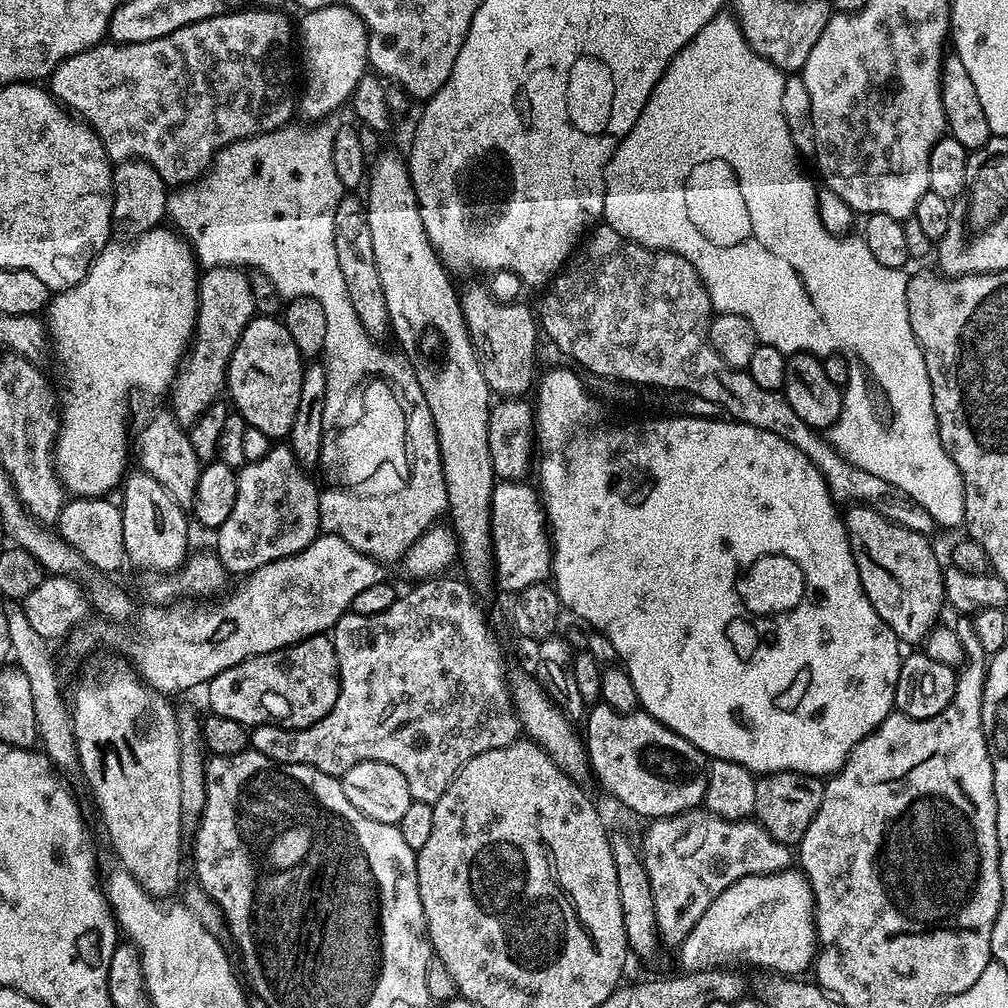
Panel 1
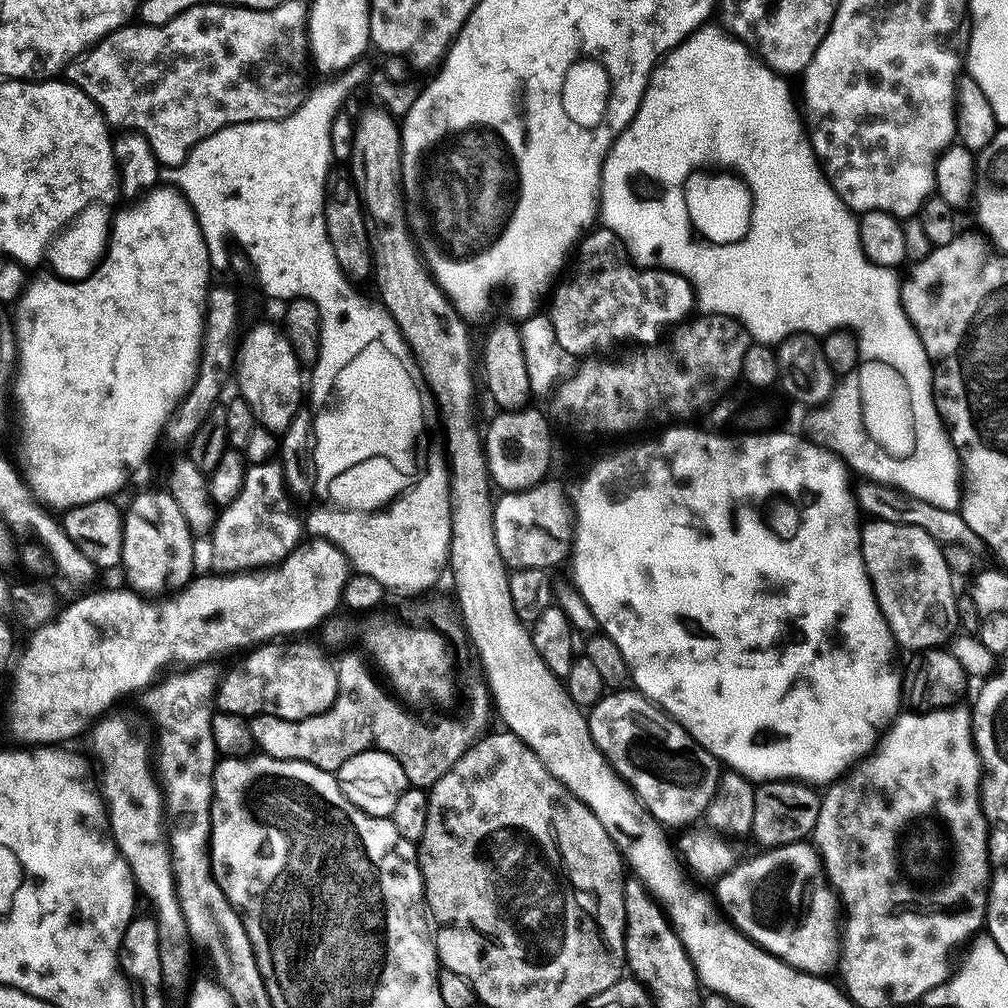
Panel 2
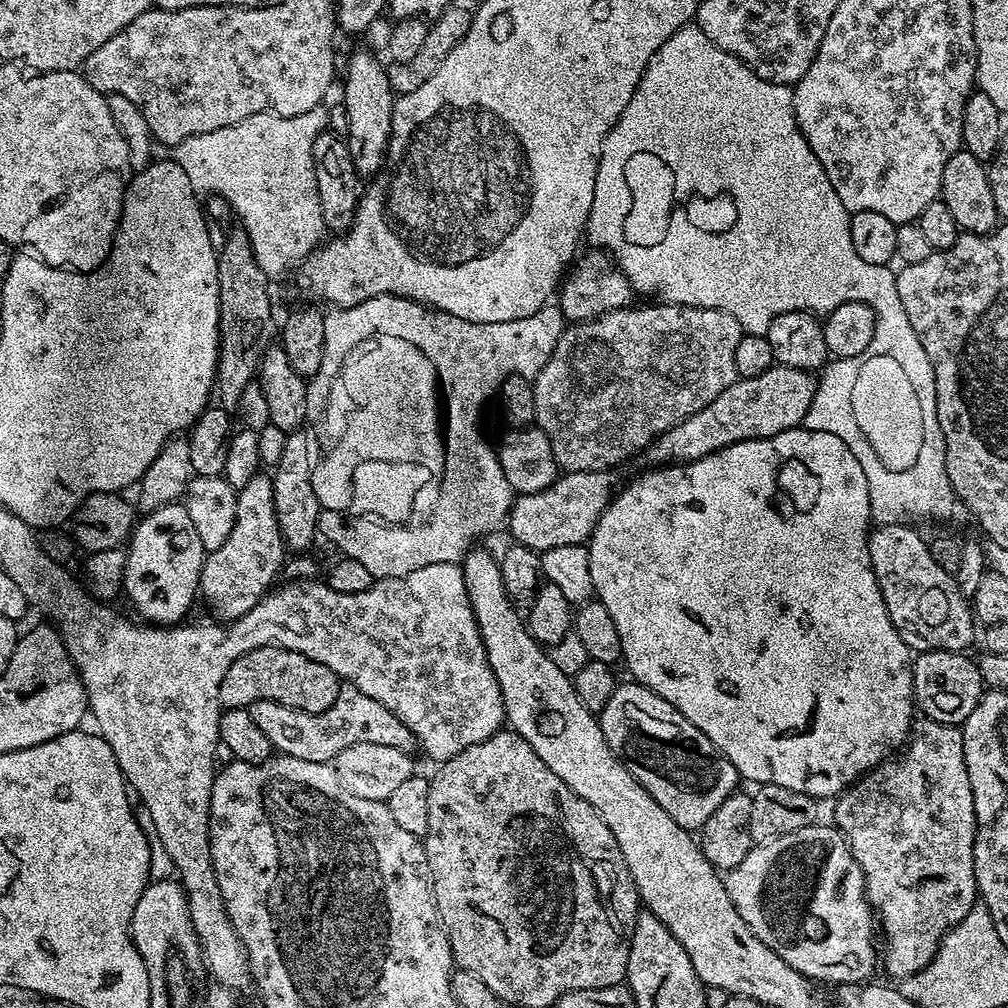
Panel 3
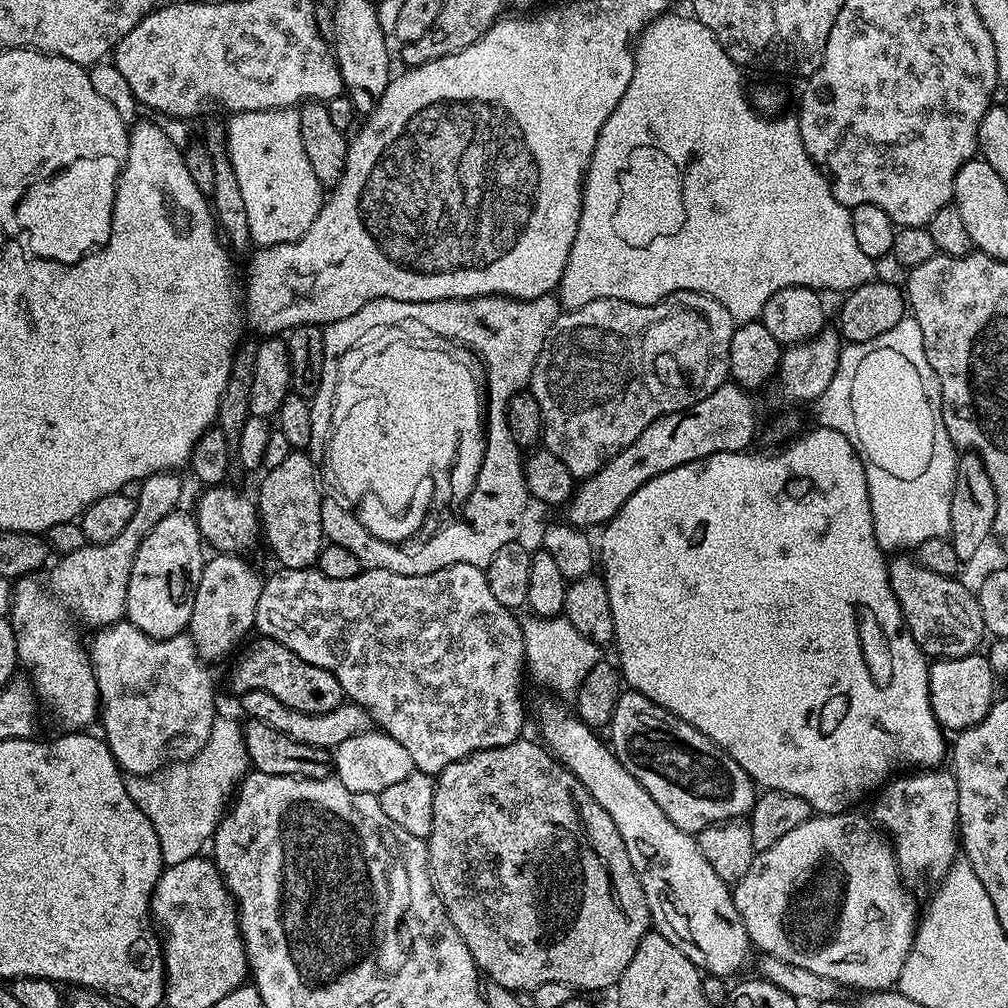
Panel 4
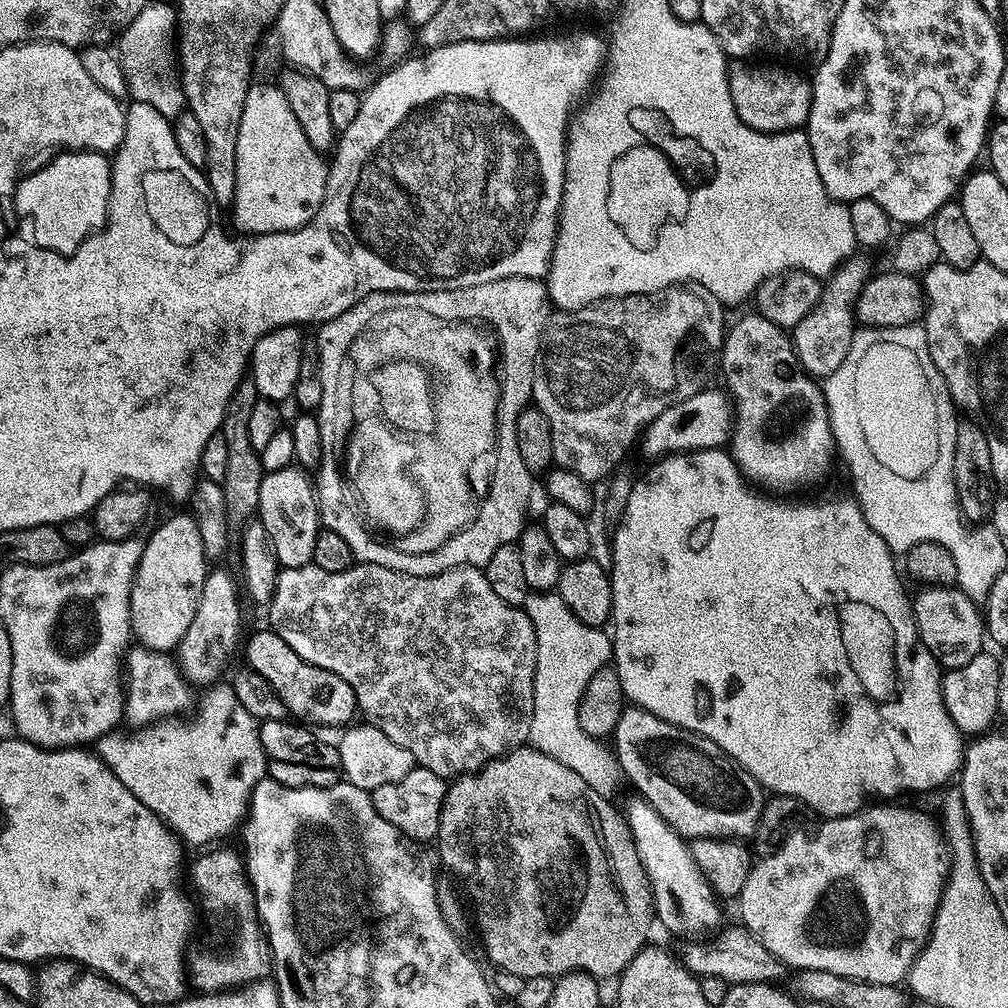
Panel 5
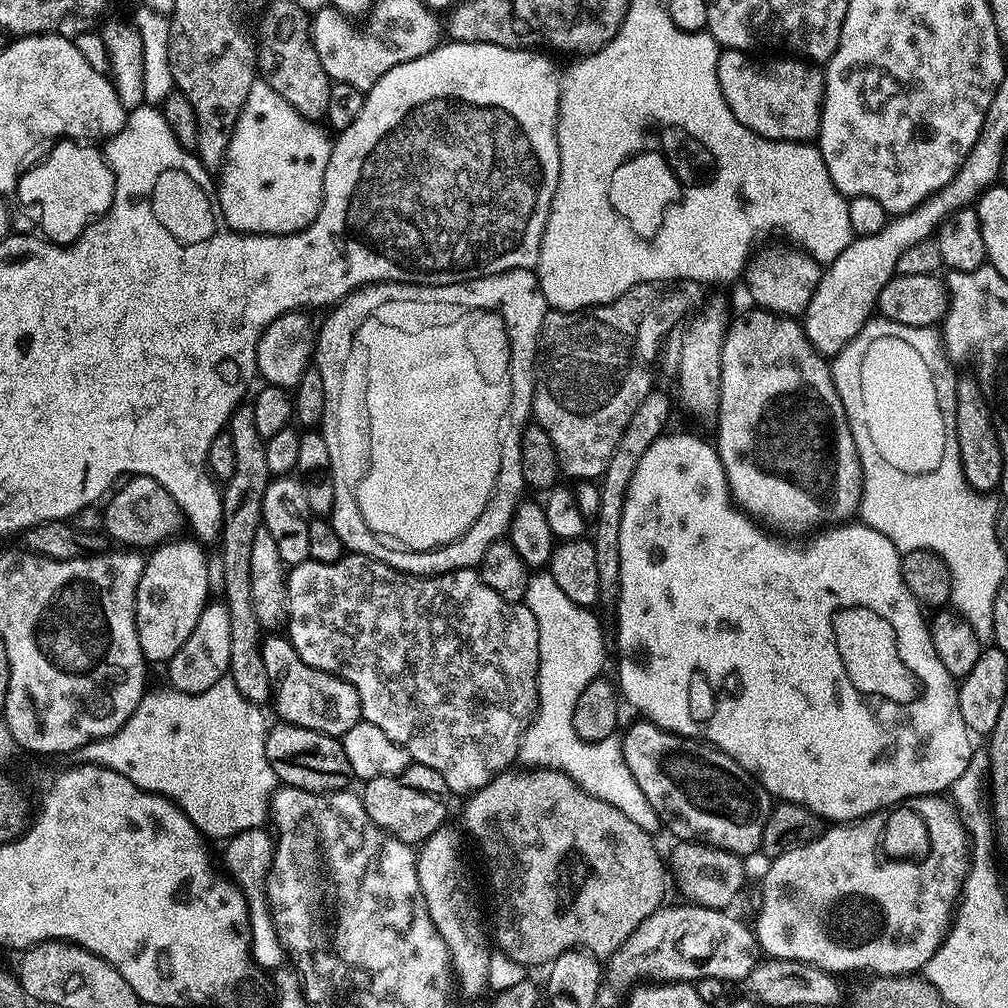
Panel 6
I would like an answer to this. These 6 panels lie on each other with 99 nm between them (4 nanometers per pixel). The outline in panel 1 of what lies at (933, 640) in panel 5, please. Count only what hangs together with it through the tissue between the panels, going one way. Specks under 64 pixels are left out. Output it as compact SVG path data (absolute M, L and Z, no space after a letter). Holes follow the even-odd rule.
M852 506L849 512L843 513L844 529L848 532L848 541L852 547L852 557L858 566L858 578L862 582L862 590L866 598L870 598L870 606L878 610L882 622L894 630L901 642L908 640L923 641L933 628L937 627L940 607L945 607L944 574L942 564L936 561L936 552L932 549L929 537L922 532L904 528L900 524L882 518L867 506Z

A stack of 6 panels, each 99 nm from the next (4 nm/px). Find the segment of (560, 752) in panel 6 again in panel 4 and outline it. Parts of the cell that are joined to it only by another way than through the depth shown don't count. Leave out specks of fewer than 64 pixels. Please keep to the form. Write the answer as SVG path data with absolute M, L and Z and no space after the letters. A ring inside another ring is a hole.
M529 615L529 620L523 621L524 654L526 668L540 684L553 688L560 696L575 697L576 687L586 678L586 674L602 659L601 645L590 642L586 634L578 634L574 626L563 615L538 616Z

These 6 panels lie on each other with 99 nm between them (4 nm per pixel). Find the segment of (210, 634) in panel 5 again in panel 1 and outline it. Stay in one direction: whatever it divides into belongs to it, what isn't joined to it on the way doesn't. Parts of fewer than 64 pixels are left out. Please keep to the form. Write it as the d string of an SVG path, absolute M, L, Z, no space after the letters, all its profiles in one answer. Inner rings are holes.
M269 447L263 458L239 469L234 510L215 533L214 551L225 573L256 572L263 564L298 554L321 535L321 489L304 473L307 471L294 458L291 447L283 447Z

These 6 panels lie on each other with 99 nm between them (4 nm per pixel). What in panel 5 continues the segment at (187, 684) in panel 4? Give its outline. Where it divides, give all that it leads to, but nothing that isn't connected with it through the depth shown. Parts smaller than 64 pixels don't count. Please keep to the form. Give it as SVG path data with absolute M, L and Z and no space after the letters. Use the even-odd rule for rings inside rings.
M139 646L133 647L126 658L126 668L130 673L130 679L126 684L123 719L129 720L132 726L143 726L173 717L175 714L183 713L180 711L188 703L189 705L193 703L193 689L186 683L179 663L169 653L152 652L149 648Z

